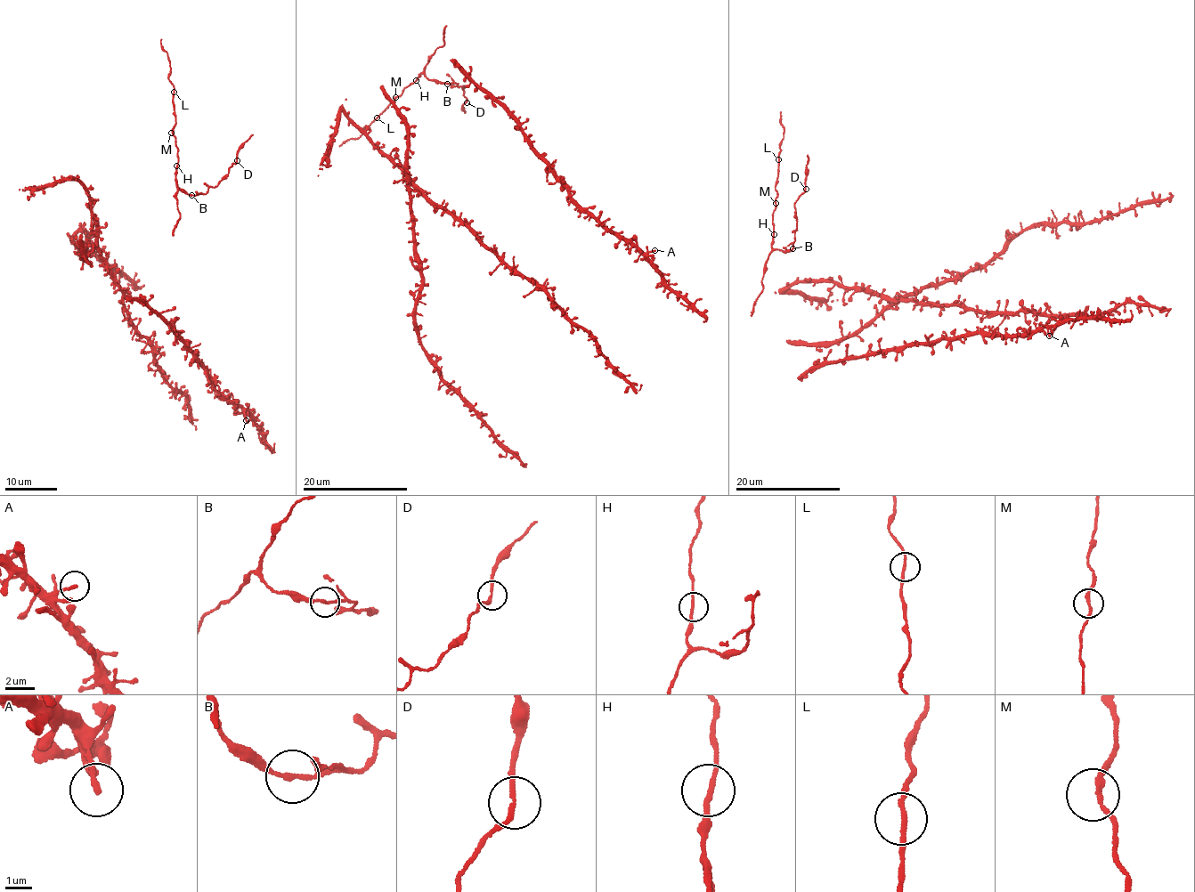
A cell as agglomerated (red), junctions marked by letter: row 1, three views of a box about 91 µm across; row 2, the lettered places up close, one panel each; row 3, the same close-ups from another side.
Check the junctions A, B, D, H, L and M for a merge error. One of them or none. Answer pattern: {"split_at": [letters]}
{"split_at": []}

